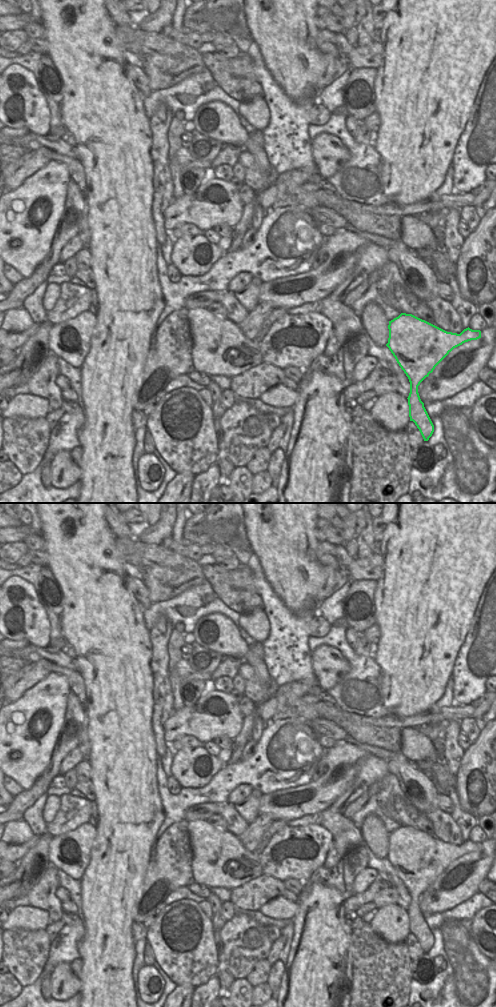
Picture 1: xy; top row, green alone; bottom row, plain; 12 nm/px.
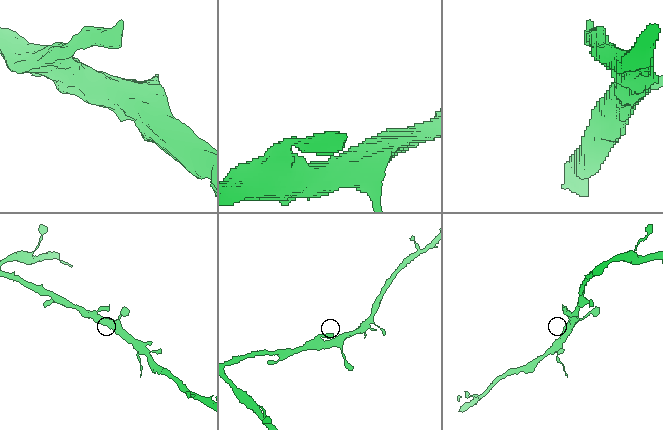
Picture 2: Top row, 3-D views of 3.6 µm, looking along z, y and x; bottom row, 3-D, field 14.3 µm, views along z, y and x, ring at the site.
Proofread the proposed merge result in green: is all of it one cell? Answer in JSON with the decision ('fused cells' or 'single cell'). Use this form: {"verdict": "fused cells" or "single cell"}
{"verdict": "fused cells"}

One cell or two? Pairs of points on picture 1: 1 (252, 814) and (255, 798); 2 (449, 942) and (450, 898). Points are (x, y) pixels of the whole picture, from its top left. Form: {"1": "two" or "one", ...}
{"1": "one", "2": "two"}

